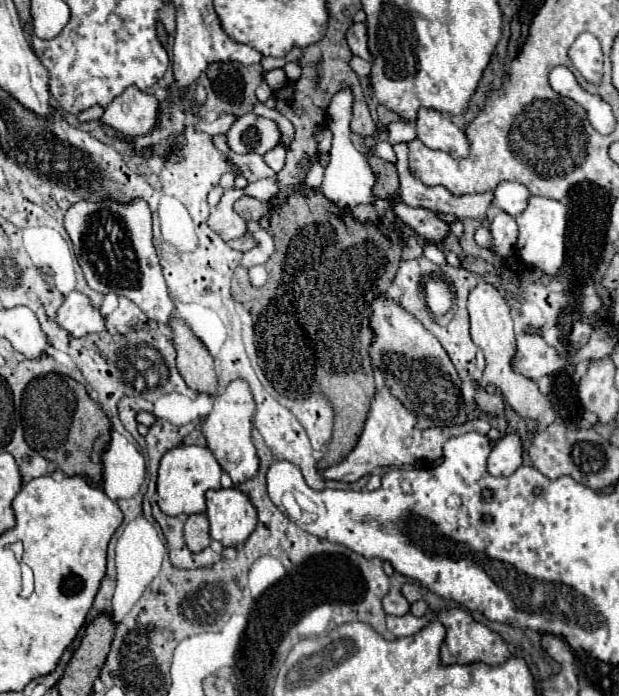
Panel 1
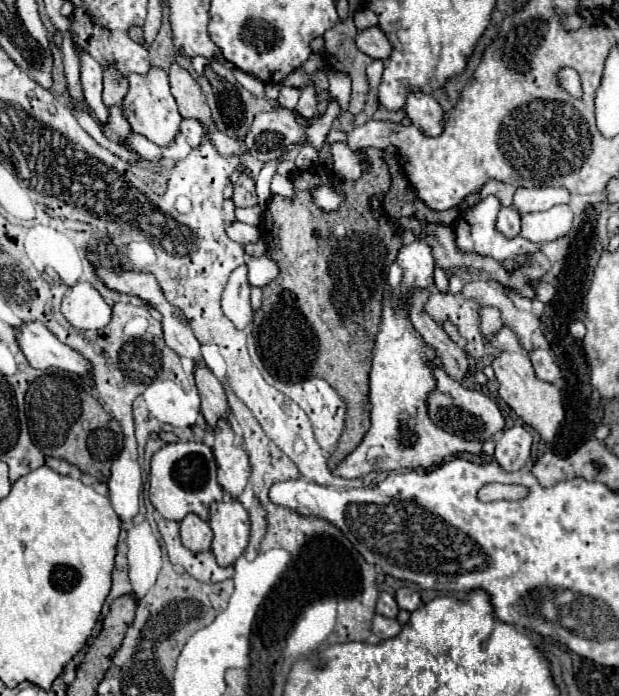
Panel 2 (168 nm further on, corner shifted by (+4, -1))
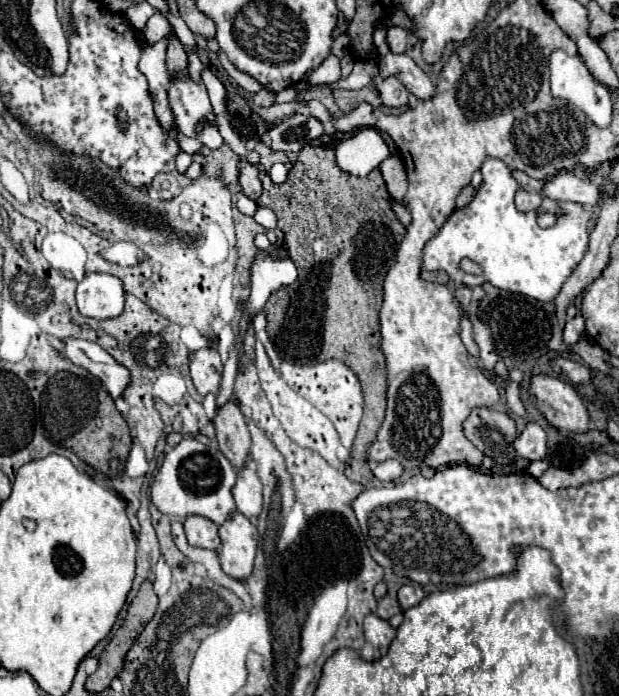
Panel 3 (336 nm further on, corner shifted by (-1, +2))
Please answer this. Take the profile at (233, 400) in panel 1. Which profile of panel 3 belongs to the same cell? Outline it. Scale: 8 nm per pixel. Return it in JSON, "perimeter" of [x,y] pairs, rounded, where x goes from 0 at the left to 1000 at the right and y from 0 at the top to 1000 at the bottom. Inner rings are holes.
{"perimeter":[[[396,670],[383,678],[383,695],[376,701],[383,733],[399,741],[405,750],[415,750],[415,741],[422,739],[422,693],[418,684],[405,670]]]}

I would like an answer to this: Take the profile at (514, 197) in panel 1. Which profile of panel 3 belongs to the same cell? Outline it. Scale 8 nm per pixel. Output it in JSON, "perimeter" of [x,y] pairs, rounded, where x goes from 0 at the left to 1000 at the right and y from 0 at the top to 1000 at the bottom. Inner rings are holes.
{"perimeter":[[[903,250],[893,261],[884,261],[877,267],[877,282],[887,282],[890,287],[900,290],[935,290],[945,296],[961,296],[971,276],[974,276],[974,261],[952,261],[932,250]]]}

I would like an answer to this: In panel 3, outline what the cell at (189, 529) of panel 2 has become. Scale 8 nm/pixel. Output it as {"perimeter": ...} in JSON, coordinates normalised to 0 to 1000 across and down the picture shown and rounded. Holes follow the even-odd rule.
{"perimeter":[[[302,741],[299,744],[299,767],[309,784],[351,790],[354,787],[354,756],[328,741]]]}

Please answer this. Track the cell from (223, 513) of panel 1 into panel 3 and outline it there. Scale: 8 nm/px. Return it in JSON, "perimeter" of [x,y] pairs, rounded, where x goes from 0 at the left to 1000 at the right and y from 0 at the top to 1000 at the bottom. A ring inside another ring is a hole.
{"perimeter":[[[380,736],[360,756],[354,756],[354,805],[367,828],[399,833],[409,819],[415,793],[415,759],[389,736]]]}

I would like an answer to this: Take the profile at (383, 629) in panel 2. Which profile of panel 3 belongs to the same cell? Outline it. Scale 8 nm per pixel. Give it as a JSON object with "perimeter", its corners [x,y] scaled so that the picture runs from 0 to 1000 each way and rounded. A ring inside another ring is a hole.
{"perimeter":[[[599,882],[586,894],[586,905],[590,905],[590,920],[599,922],[616,943],[622,943],[632,920],[638,917],[638,905],[628,899],[628,894]]]}

